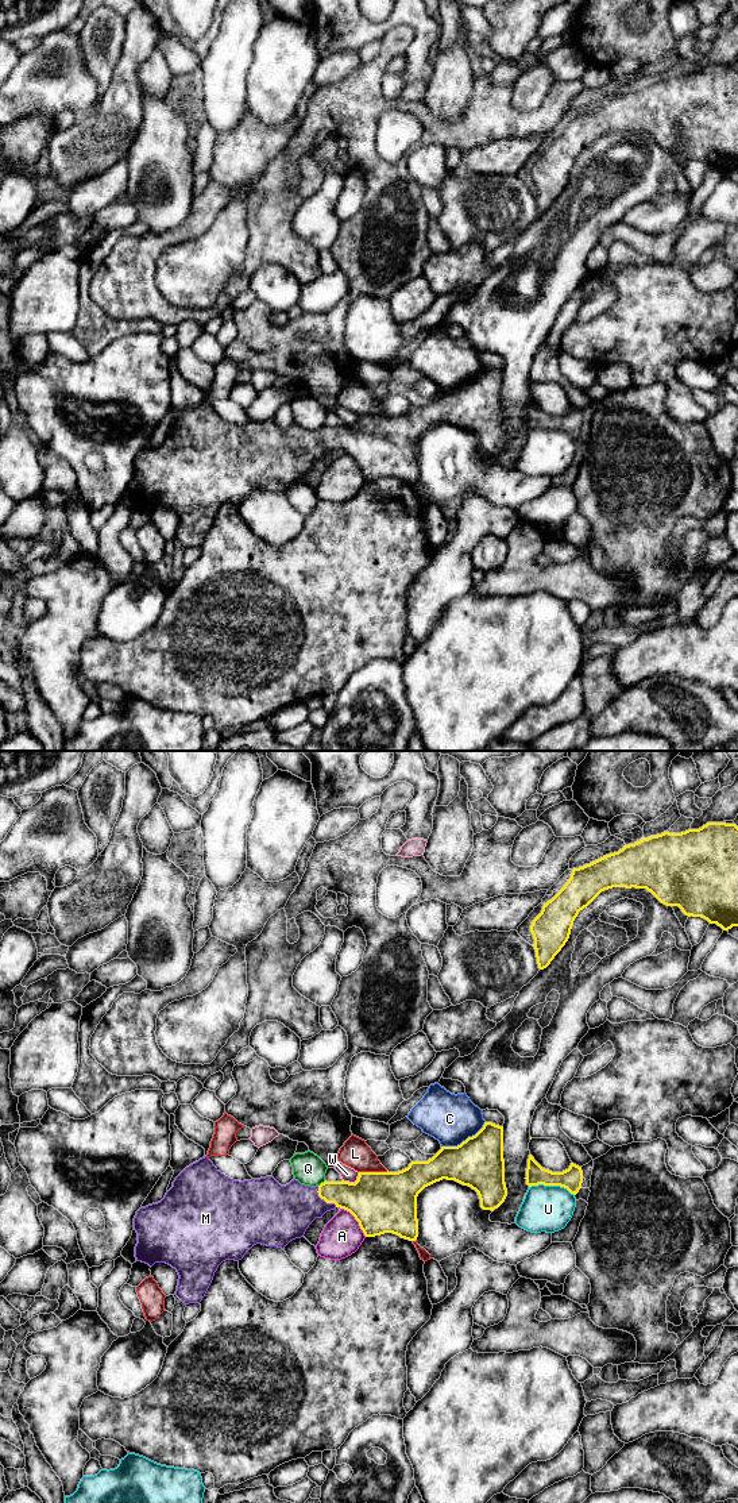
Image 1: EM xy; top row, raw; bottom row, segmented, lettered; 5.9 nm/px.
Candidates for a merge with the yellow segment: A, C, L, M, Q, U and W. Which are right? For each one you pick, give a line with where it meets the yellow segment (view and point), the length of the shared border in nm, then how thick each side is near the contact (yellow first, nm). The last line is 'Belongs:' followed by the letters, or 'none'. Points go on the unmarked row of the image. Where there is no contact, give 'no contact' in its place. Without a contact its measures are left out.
M: xy (323, 442) | 170 nm | 240/340 nm
Belongs: M

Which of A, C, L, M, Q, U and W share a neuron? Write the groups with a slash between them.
A / C / L / M / Q / U / W

